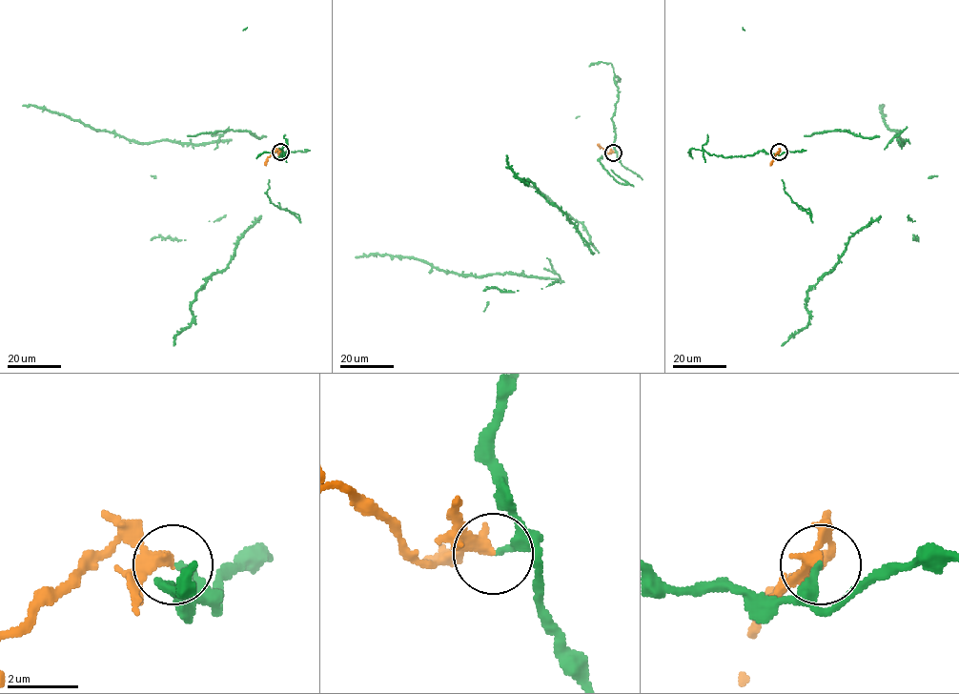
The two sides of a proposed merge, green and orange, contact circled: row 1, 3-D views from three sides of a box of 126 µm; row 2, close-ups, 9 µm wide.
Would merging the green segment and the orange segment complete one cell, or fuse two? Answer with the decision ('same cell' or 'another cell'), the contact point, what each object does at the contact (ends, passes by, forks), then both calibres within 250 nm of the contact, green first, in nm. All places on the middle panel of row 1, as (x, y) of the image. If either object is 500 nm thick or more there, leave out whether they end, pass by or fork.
another cell; place (613, 153); green ends; orange passes by; calibres 180 and 260 nm

